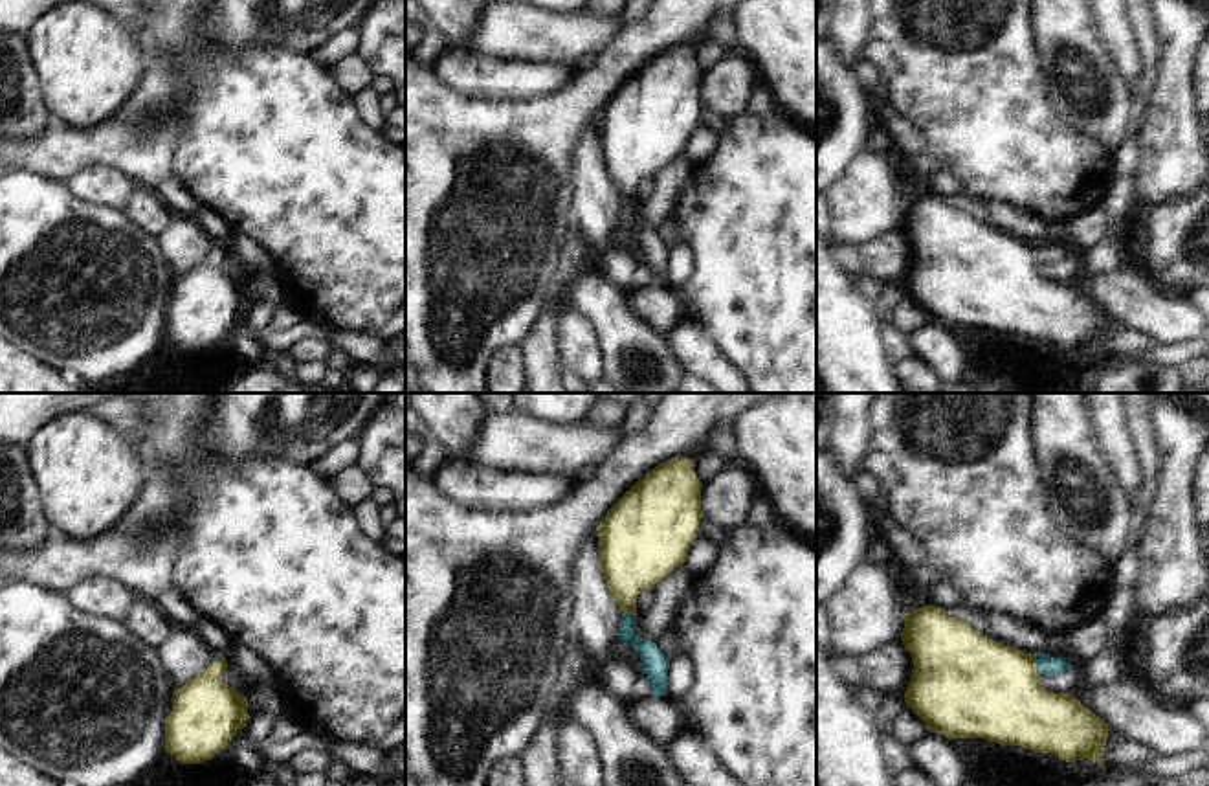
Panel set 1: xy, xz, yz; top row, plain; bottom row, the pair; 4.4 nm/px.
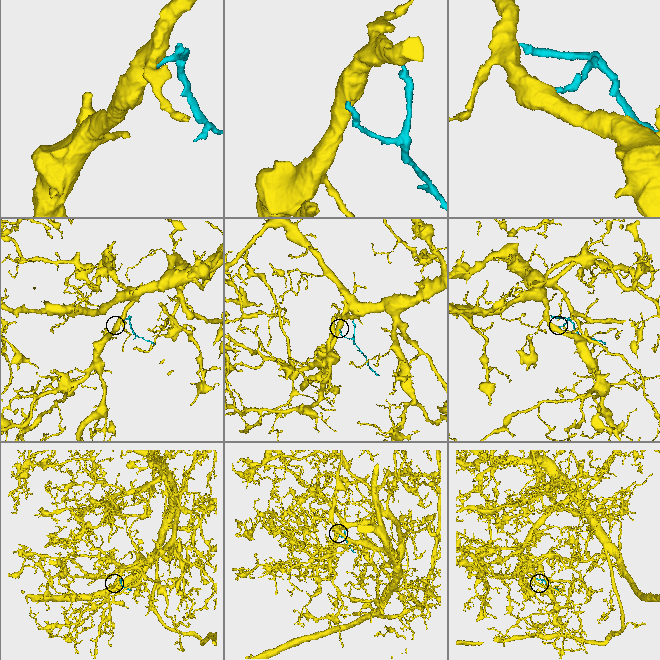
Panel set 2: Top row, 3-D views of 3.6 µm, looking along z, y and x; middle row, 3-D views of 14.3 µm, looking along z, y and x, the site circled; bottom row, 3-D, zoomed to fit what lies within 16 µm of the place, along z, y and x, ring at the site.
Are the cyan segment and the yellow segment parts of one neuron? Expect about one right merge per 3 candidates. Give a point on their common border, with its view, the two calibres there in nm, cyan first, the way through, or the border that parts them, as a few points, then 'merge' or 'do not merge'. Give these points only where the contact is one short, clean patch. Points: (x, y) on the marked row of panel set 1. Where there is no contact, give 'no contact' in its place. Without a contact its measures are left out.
yz (1037, 665) | 90/420 nm | across yz (1048, 665), (1037, 665), (986, 689) | merge

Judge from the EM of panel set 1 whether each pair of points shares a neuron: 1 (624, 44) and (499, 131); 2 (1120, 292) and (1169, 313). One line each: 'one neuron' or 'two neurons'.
1: one neuron
2: one neuron

